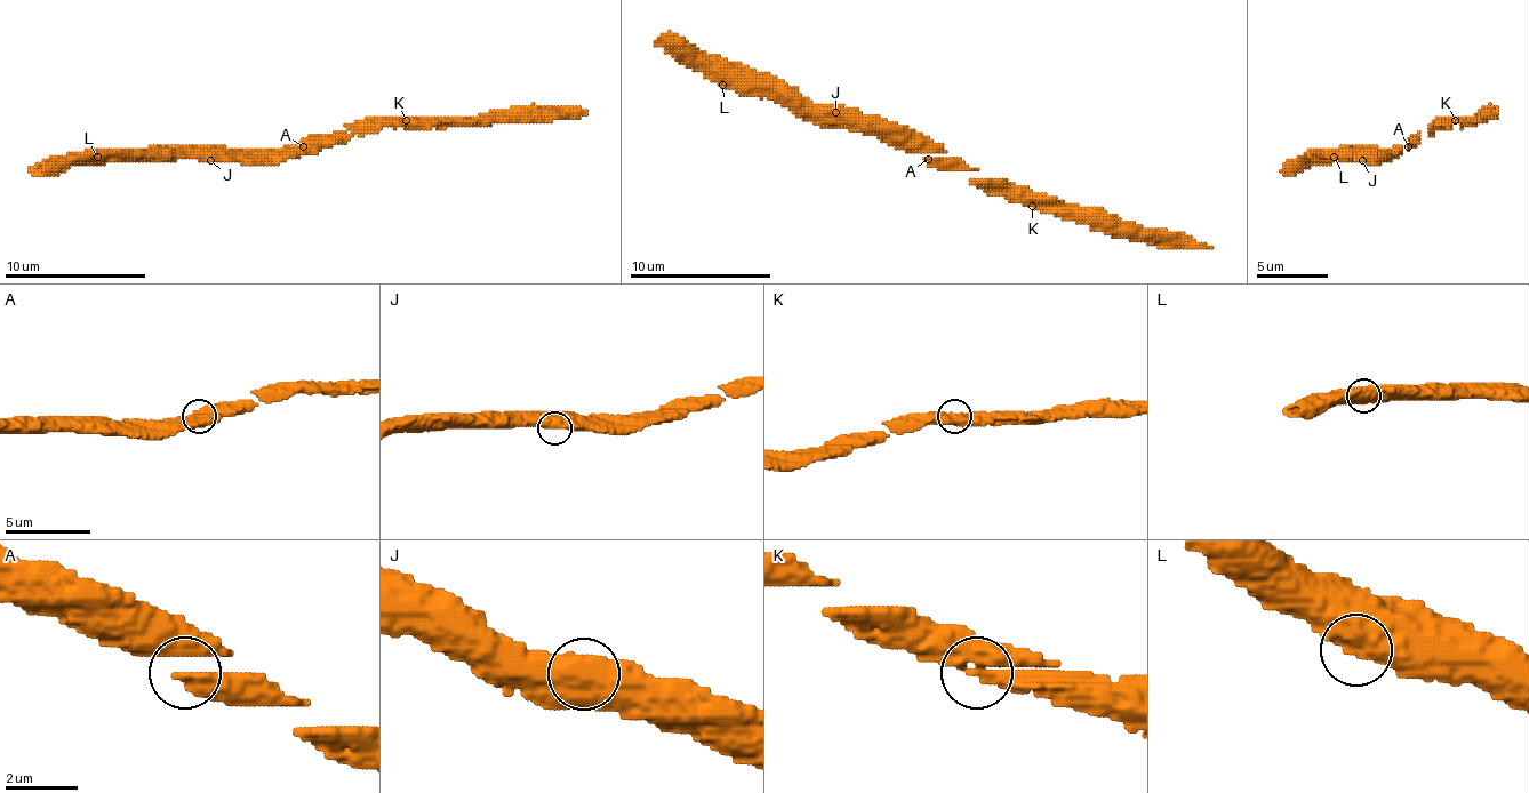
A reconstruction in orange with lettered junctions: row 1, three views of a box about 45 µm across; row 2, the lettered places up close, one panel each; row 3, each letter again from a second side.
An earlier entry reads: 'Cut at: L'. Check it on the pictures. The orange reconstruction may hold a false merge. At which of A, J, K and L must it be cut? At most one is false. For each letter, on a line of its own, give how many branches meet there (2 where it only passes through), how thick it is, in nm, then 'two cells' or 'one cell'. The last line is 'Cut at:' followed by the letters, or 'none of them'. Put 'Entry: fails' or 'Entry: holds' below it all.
A: 2 | 360 nm | one cell
J: 1 | 650 nm | one cell
K: 2 | 600 nm | one cell
L: 1 | 700 nm | one cell
Cut at: none of them
Entry: fails

